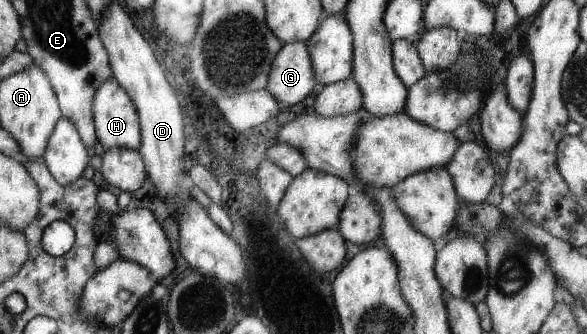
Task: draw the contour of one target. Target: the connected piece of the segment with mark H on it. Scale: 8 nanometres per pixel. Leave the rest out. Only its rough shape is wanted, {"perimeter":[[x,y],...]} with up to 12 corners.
{"perimeter":[[109,77],[93,95],[92,117],[103,150],[137,150],[139,117]]}

